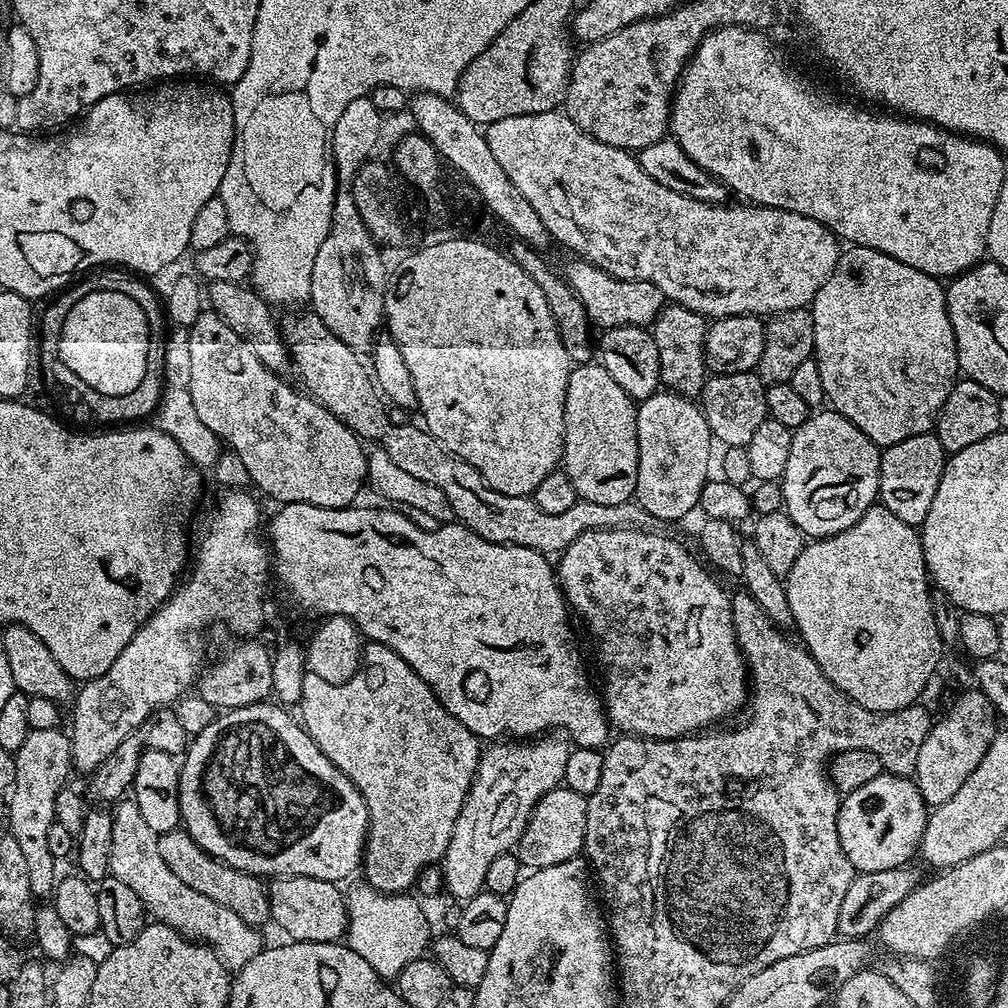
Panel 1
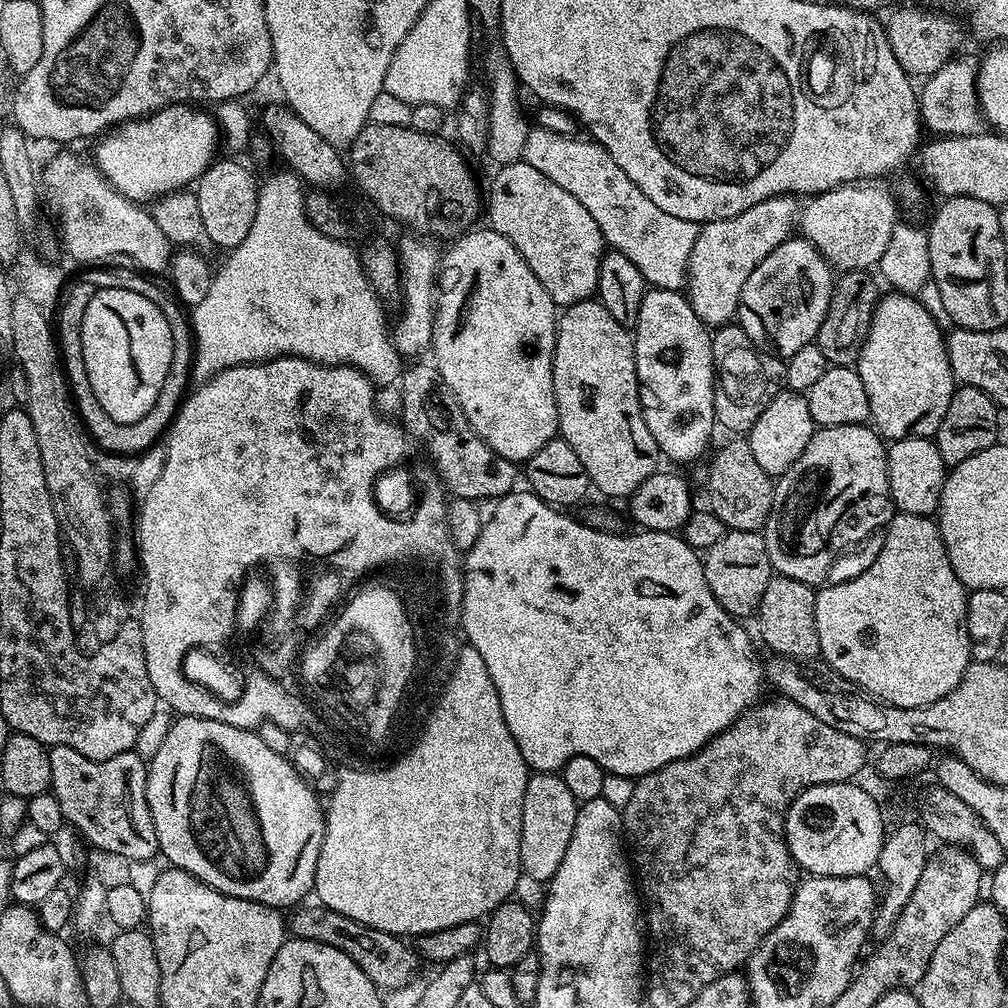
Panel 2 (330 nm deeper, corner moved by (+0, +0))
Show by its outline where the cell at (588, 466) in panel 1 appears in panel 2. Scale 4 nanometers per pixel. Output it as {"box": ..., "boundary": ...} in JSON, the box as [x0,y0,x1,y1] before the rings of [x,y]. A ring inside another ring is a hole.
{"box":[552,298,662,497],"boundary":[[[589,298],[577,304],[567,305],[559,313],[556,322],[556,349],[552,355],[552,377],[554,378],[556,409],[560,415],[559,435],[566,442],[570,442],[574,454],[578,454],[578,458],[582,461],[582,466],[588,475],[591,487],[595,491],[597,488],[604,496],[631,497],[632,492],[638,490],[638,486],[642,486],[642,482],[646,482],[646,478],[650,478],[658,471],[659,464],[656,463],[661,463],[662,460],[658,442],[654,442],[654,434],[650,434],[650,426],[646,426],[646,418],[642,415],[640,383],[638,382],[638,374],[636,373],[636,345],[634,343],[633,333],[625,325],[618,323],[614,318],[614,314],[610,314],[610,310],[606,310],[606,306],[601,304],[599,299]]]}

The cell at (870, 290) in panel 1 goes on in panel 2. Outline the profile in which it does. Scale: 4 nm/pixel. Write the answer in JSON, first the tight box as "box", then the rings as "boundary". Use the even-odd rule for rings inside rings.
{"box":[855,291,958,441],"boundary":[[[889,291],[881,295],[872,312],[872,324],[855,360],[856,373],[866,386],[866,398],[870,398],[870,420],[875,431],[885,441],[901,440],[907,436],[935,437],[946,406],[958,387],[958,381],[952,374],[945,333],[940,333],[936,320],[919,304],[916,296],[906,296],[903,292]]]}

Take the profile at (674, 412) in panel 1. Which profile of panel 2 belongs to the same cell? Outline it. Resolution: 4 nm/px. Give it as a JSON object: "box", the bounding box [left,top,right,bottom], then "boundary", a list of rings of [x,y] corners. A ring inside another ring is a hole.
{"box":[634,287,717,464],"boundary":[[[649,287],[642,298],[638,318],[634,325],[636,345],[636,373],[640,383],[640,405],[646,426],[658,442],[661,457],[665,461],[677,460],[688,464],[696,460],[704,451],[709,451],[712,431],[717,431],[716,411],[714,410],[714,390],[716,374],[712,366],[712,332],[709,325],[703,324],[694,314],[692,304],[683,291]]]}

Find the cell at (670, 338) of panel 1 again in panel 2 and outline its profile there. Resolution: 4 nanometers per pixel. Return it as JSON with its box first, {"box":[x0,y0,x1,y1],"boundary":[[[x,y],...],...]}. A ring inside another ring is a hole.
{"box":[686,194,798,326],"boundary":[[[792,194],[771,196],[734,218],[715,220],[699,229],[687,265],[686,295],[703,324],[723,326],[735,317],[742,286],[754,274],[754,266],[793,235],[798,224],[796,200]]]}

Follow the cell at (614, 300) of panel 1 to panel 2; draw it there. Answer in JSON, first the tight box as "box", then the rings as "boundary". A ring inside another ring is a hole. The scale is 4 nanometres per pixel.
{"box":[486,159,606,306],"boundary":[[[523,159],[512,164],[501,164],[495,170],[496,177],[493,178],[492,185],[486,188],[487,227],[502,234],[515,246],[518,254],[522,254],[526,266],[534,270],[534,278],[542,282],[546,294],[550,294],[550,298],[558,306],[577,304],[595,297],[600,259],[604,257],[606,243],[602,230],[591,218],[589,211],[569,191],[562,190],[557,183],[546,178],[541,171],[534,170]]]}

